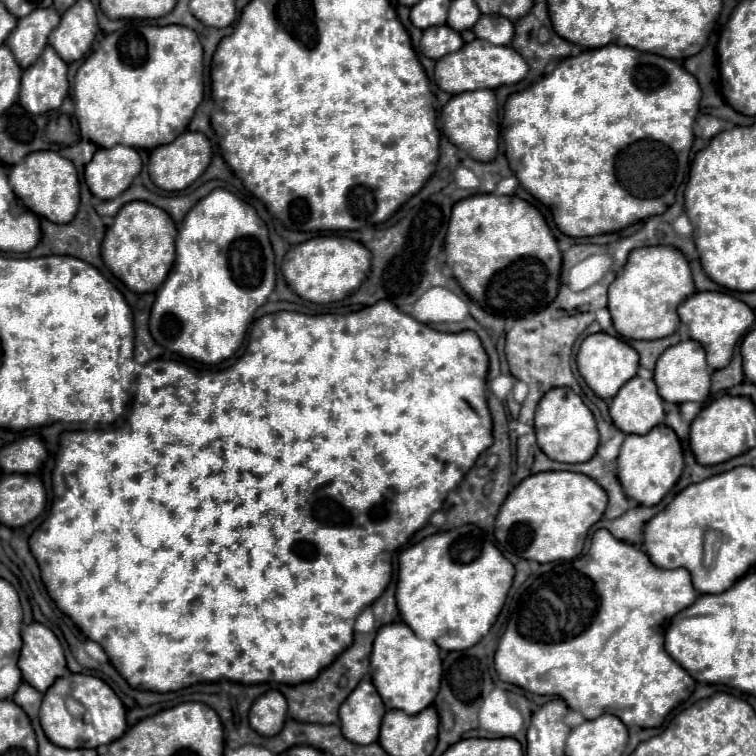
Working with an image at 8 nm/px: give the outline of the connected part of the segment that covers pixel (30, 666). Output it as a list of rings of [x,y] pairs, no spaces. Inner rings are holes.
[[[33,622],[23,628],[19,670],[23,672],[23,680],[39,692],[45,692],[59,676],[67,674],[63,648],[47,626]]]

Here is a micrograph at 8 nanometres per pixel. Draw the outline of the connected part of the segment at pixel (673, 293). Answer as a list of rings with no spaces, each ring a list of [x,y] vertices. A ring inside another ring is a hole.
[[[645,246],[629,254],[627,264],[609,286],[609,312],[615,330],[631,340],[655,340],[679,326],[677,306],[695,292],[687,258],[675,246]]]

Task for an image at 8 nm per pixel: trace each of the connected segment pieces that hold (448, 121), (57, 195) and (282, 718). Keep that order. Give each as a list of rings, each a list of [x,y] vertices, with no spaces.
[[[473,90],[473,94],[455,94],[441,110],[441,126],[451,144],[465,150],[471,158],[489,162],[497,154],[499,140],[499,116],[493,90]]]
[[[53,150],[33,152],[25,156],[23,162],[11,168],[9,180],[13,182],[13,190],[17,190],[17,196],[35,214],[45,216],[57,224],[67,224],[73,220],[77,206],[79,206],[79,178],[77,178],[77,170],[73,162],[67,160],[65,156]]]
[[[269,690],[253,702],[249,710],[249,724],[261,736],[275,736],[286,721],[286,714],[285,696],[277,690]]]

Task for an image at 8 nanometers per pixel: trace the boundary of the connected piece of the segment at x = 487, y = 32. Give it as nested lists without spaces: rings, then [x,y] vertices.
[[[483,14],[473,26],[473,32],[481,40],[505,46],[513,38],[513,22],[499,14]]]

